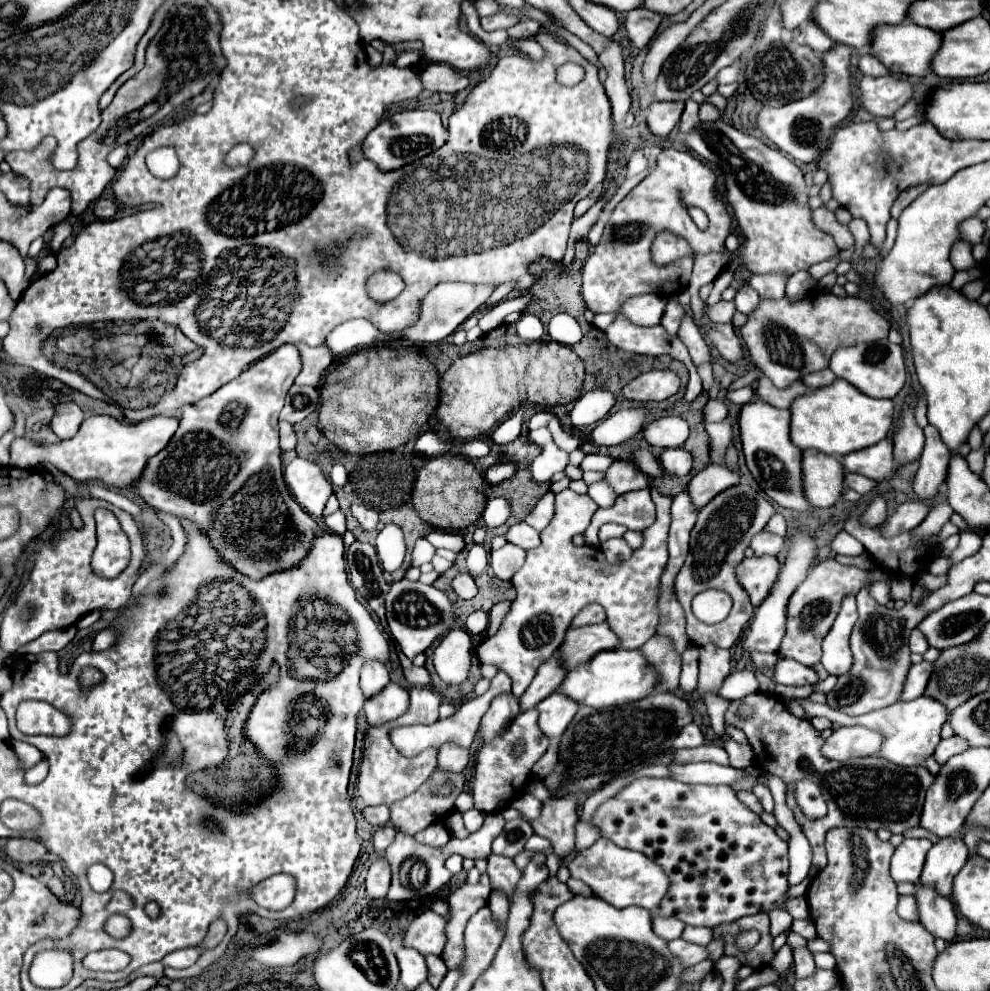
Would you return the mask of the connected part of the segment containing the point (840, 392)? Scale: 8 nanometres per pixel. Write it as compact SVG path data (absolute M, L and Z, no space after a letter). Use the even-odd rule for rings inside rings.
M836 379L826 387L812 389L792 401L790 407L790 439L800 449L818 449L832 457L870 447L882 441L894 423L894 403L888 399L872 399L862 395L844 379Z

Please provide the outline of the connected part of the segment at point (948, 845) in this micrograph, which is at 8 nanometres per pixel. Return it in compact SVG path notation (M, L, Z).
M960 837L940 839L926 855L926 865L920 883L936 887L944 897L952 897L952 879L964 867L968 847Z

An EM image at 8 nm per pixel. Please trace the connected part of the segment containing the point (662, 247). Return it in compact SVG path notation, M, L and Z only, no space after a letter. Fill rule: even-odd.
M660 233L652 245L652 257L658 265L668 265L684 255L694 255L688 243L672 233Z

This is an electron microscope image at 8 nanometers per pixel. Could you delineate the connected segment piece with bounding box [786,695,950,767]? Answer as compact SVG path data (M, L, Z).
M926 695L916 697L912 701L900 701L900 703L888 705L880 711L872 711L872 713L860 715L860 717L848 717L842 711L832 711L828 705L818 705L808 699L786 699L786 703L790 703L790 701L798 701L804 707L808 719L816 716L827 717L834 725L856 723L856 725L866 725L866 727L880 731L884 735L884 747L878 751L878 755L892 763L898 763L902 767L924 765L926 757L930 757L934 753L936 745L940 743L940 729L948 721L948 715L950 715L946 705L942 705L940 701L926 697Z

